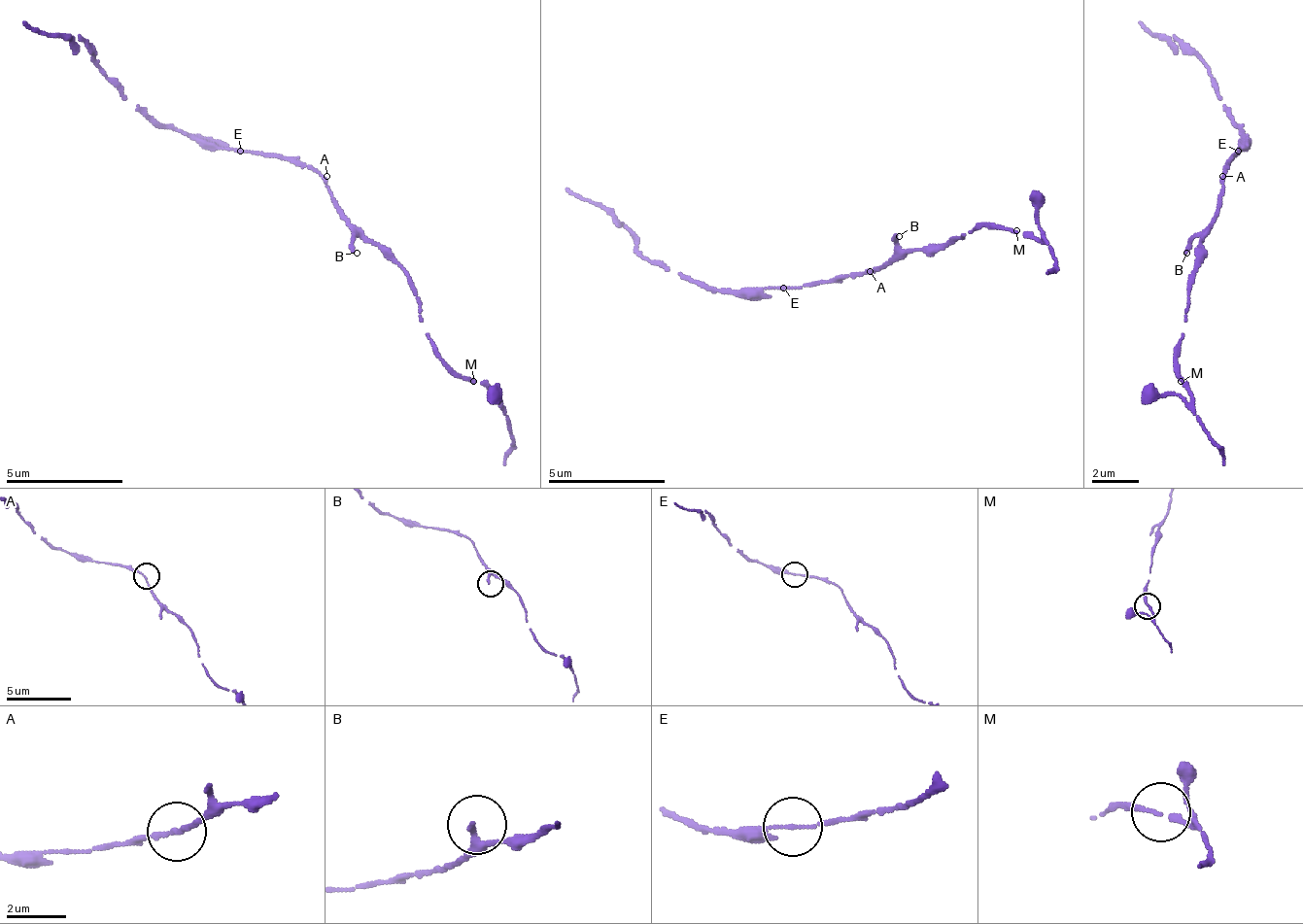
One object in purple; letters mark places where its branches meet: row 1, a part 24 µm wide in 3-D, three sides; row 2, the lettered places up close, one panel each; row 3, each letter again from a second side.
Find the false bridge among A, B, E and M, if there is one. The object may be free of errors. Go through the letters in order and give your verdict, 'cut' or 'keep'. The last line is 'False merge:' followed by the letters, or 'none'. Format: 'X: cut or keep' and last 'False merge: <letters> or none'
A: keep
B: keep
E: keep
M: keep
False merge: none

